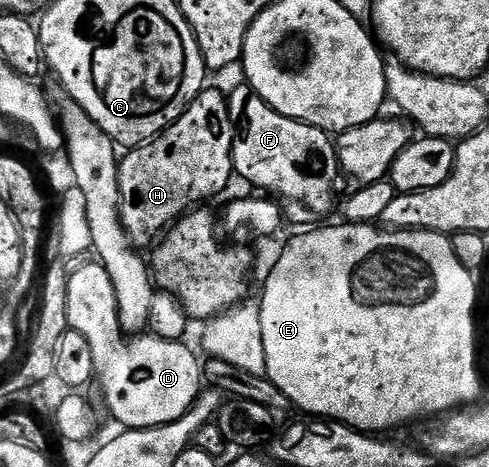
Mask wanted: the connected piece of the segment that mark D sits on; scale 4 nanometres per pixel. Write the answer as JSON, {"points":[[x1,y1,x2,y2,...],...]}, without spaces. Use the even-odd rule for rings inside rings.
{"points":[[91,260,87,266,82,266,78,271,73,271,68,280,68,320,70,321,70,329,80,332,80,336,84,336,84,340,88,340,88,344,92,344,92,360,94,361,94,372,98,384,102,384,104,394,106,396,106,406,110,409,110,414,116,421,122,425,122,428,129,428,132,430,153,430,156,426,166,426,169,422,180,420,187,414,192,407,194,401,197,400,198,395,204,389,204,366,198,358,185,345,185,341,179,340,177,342,169,342,163,338,156,338,153,336,134,336,131,342,126,342,127,335,122,329,122,325,118,323,118,305,116,304,116,292,112,292,112,280,108,280,108,272,97,261]]}

